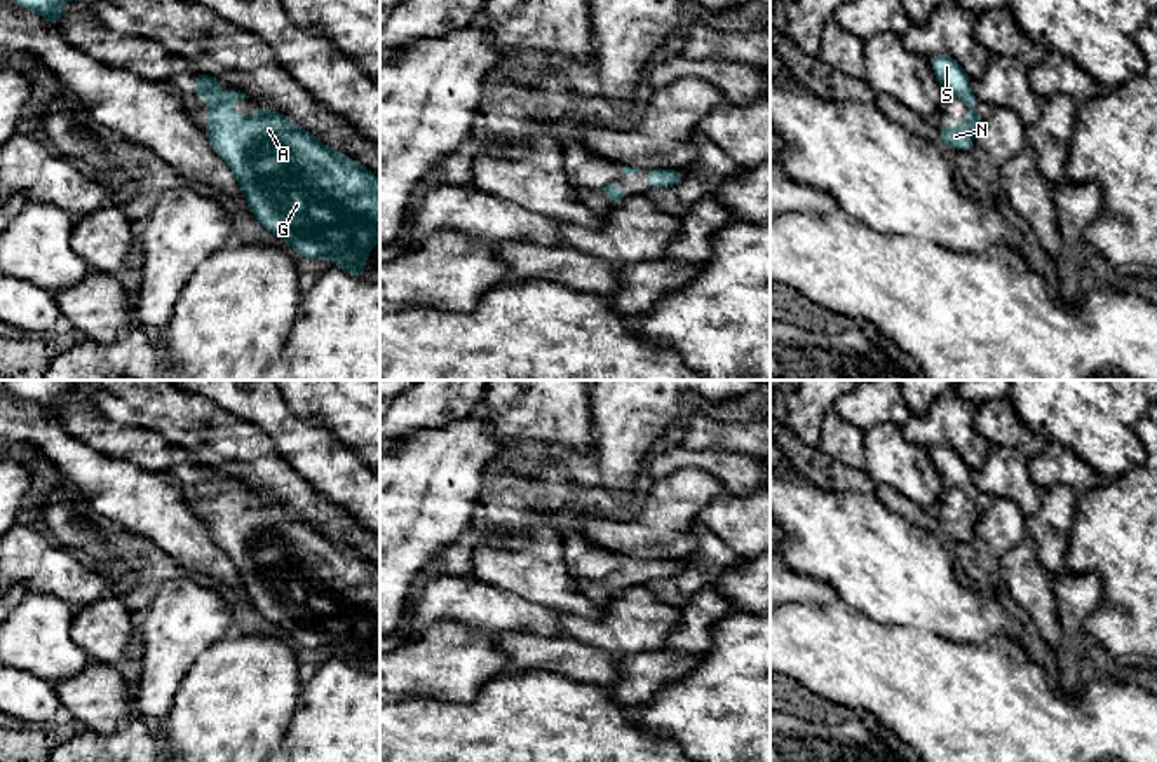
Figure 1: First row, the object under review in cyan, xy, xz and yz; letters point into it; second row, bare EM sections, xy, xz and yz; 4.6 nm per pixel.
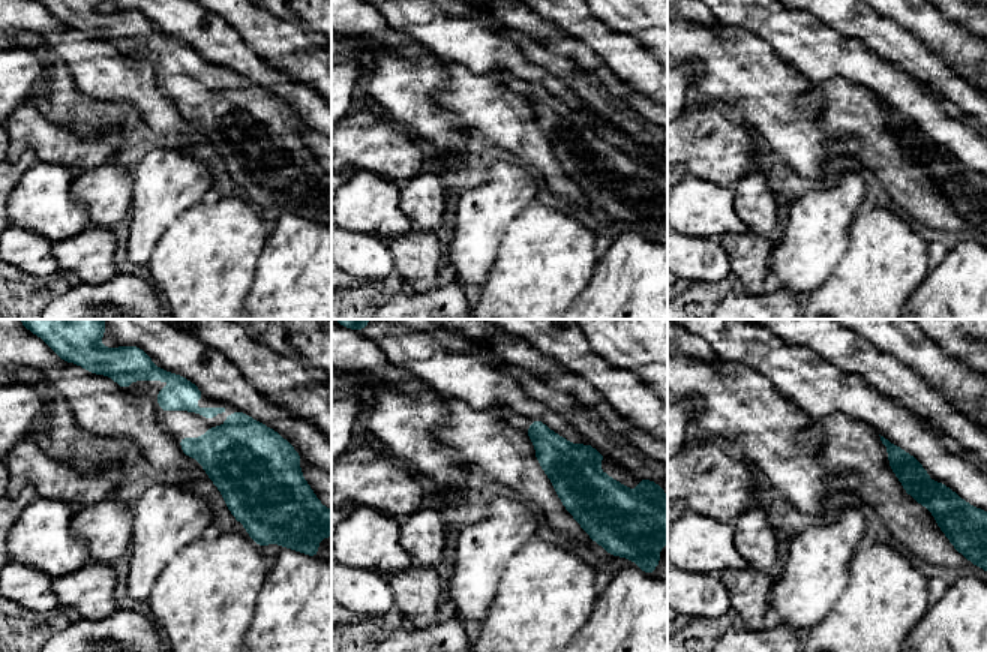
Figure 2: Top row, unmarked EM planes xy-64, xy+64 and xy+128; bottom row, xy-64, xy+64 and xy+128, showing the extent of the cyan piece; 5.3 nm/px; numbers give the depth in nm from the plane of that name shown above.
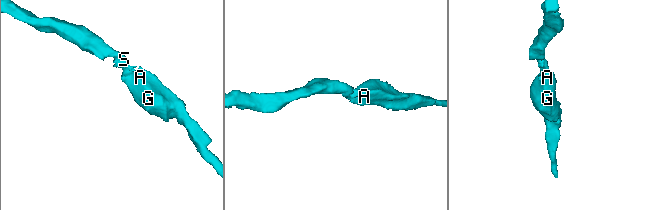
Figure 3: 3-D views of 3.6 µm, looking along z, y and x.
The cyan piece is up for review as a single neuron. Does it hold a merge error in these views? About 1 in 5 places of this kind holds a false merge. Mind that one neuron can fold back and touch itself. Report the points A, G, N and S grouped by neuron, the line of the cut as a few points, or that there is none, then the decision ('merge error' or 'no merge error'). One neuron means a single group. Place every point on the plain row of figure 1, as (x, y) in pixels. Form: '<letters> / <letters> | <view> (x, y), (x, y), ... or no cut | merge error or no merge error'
A G N S | no cut | no merge error

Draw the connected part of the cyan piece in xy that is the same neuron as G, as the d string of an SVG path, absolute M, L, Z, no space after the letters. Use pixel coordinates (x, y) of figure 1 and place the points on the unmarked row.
M195 464L193 473L195 486L213 499L204 516L211 537L235 565L254 609L300 647L326 649L364 670L364 654L380 633L380 570L279 502L261 499L254 507L235 504L228 495L249 486L221 483L220 469Z

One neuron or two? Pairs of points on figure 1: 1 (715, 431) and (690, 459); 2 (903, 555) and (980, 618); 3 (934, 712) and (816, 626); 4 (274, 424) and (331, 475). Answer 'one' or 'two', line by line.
1: two
2: one
3: one
4: one

